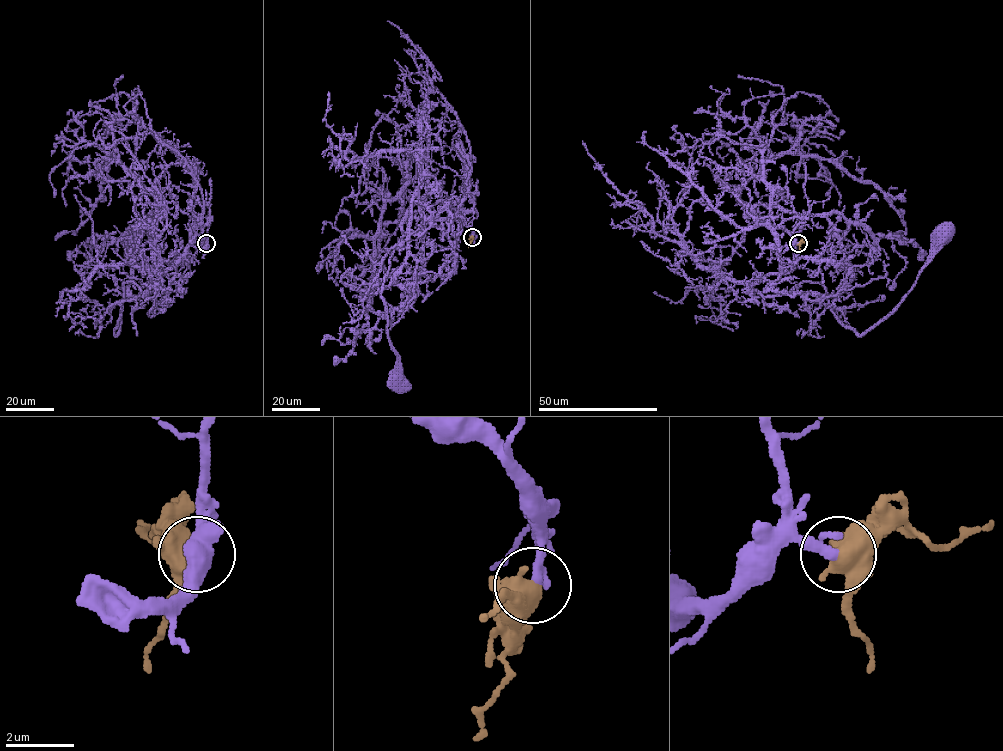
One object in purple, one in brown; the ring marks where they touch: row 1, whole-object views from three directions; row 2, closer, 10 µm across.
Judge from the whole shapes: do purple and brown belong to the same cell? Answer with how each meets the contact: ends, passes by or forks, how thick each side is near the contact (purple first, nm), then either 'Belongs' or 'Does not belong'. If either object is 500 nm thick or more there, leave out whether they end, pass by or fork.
At the ring purple ends. At the ring brown forks. Thickness 300 nm (purple) against 400 nm. Belongs

